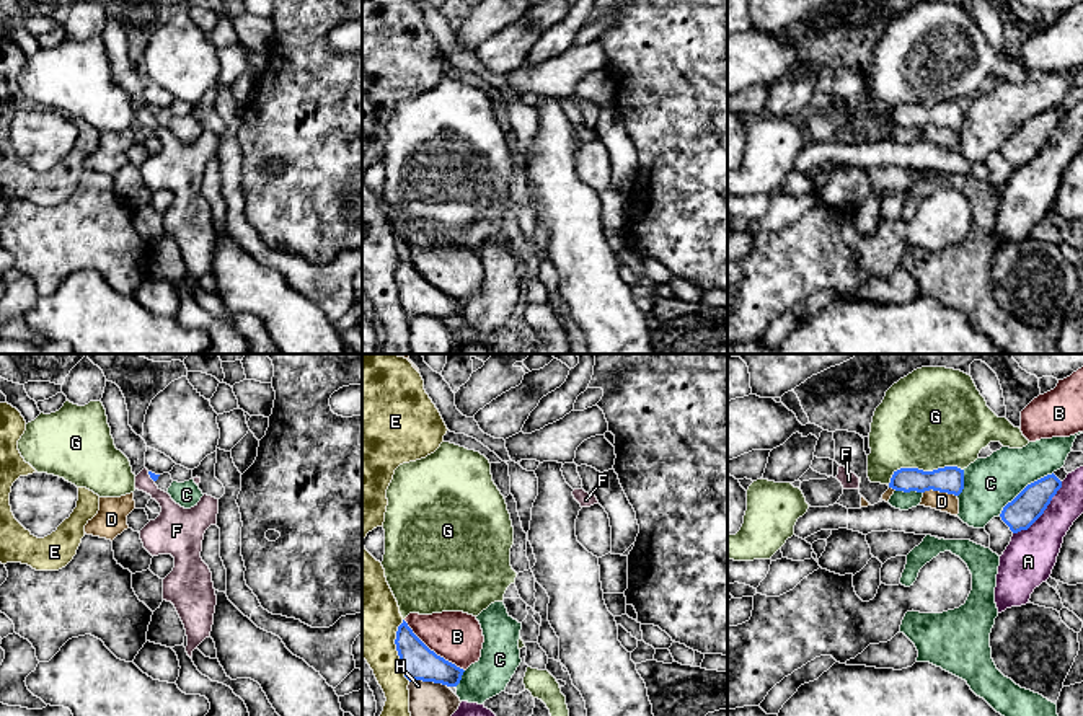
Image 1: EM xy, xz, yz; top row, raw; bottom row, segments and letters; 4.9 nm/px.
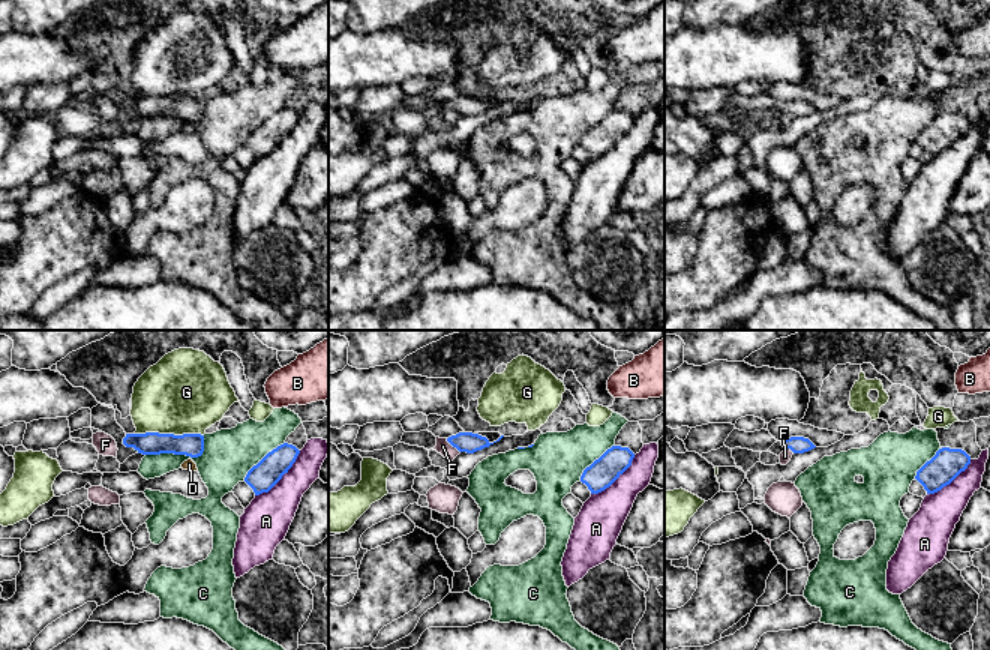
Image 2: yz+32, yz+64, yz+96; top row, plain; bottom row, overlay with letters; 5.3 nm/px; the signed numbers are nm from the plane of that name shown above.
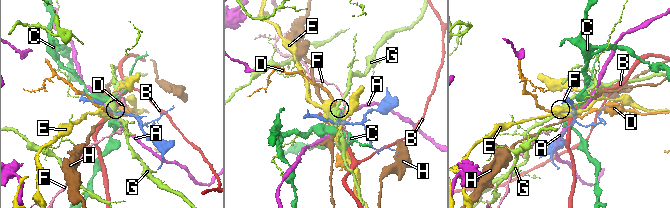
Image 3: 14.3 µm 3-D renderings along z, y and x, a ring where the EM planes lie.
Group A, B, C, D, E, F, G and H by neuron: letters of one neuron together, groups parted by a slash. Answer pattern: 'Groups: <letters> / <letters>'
Groups: A / B / C / D / E / F / G / H

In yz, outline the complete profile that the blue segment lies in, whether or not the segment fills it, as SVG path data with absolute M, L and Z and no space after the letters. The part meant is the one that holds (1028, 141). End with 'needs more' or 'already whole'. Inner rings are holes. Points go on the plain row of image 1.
M1054 108L1028 119L1003 142L1001 155L1013 168L1028 165L1044 148L1060 122L1062 116Z | already whole

